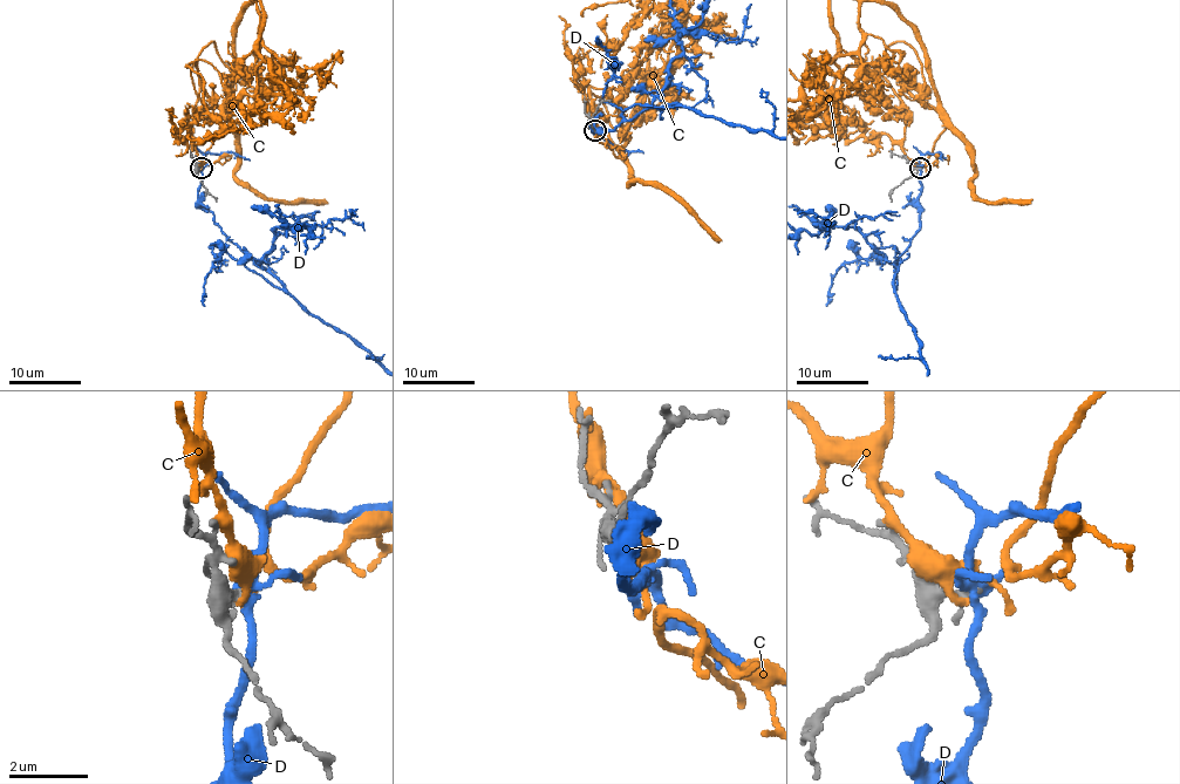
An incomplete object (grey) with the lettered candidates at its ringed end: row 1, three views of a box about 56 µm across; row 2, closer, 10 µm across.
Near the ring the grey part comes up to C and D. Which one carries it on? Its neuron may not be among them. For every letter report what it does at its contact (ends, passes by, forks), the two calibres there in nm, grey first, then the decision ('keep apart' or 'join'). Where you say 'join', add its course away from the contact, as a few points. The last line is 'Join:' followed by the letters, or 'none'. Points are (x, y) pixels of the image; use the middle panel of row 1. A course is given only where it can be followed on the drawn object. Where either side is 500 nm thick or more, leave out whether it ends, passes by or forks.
C: it ends there; 320 nm thick on the grey side, 240 nm on the other; keep apart
D: it forks there; 190 nm thick on the grey side, 200 nm on the other; keep apart
Join: none

